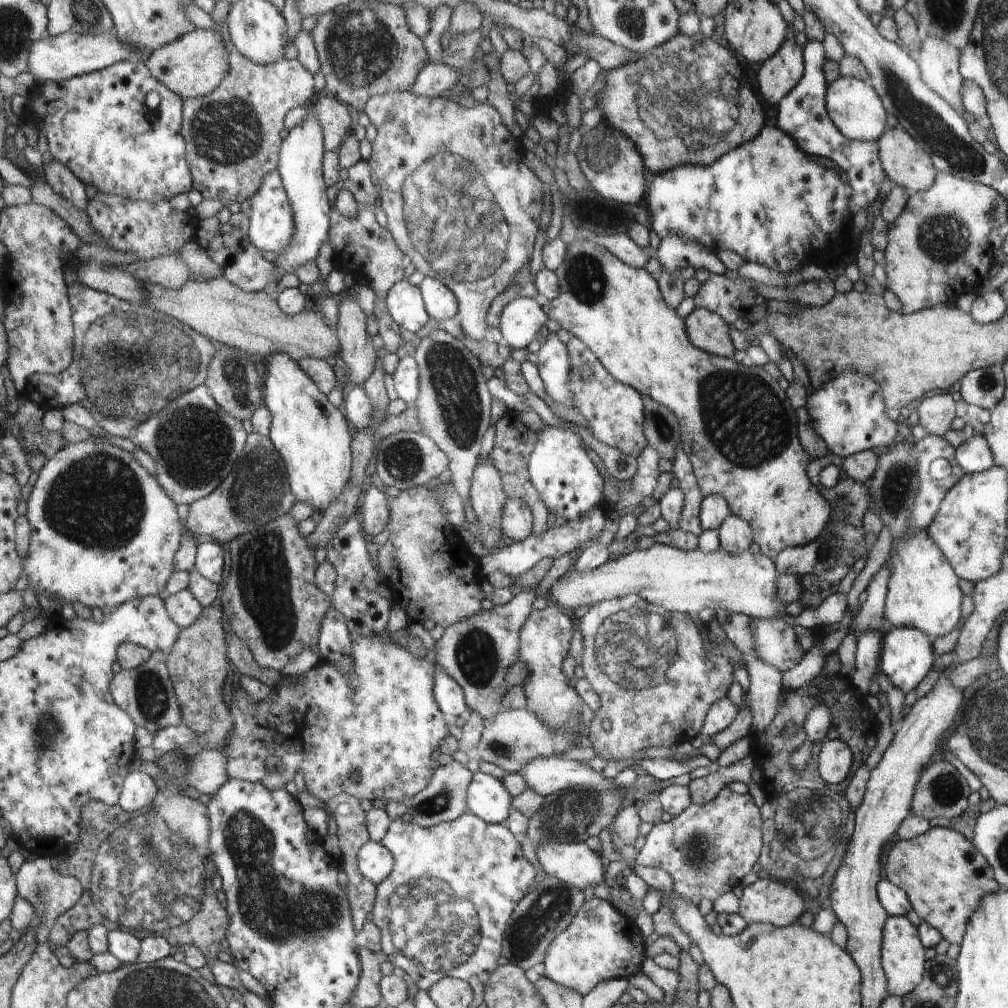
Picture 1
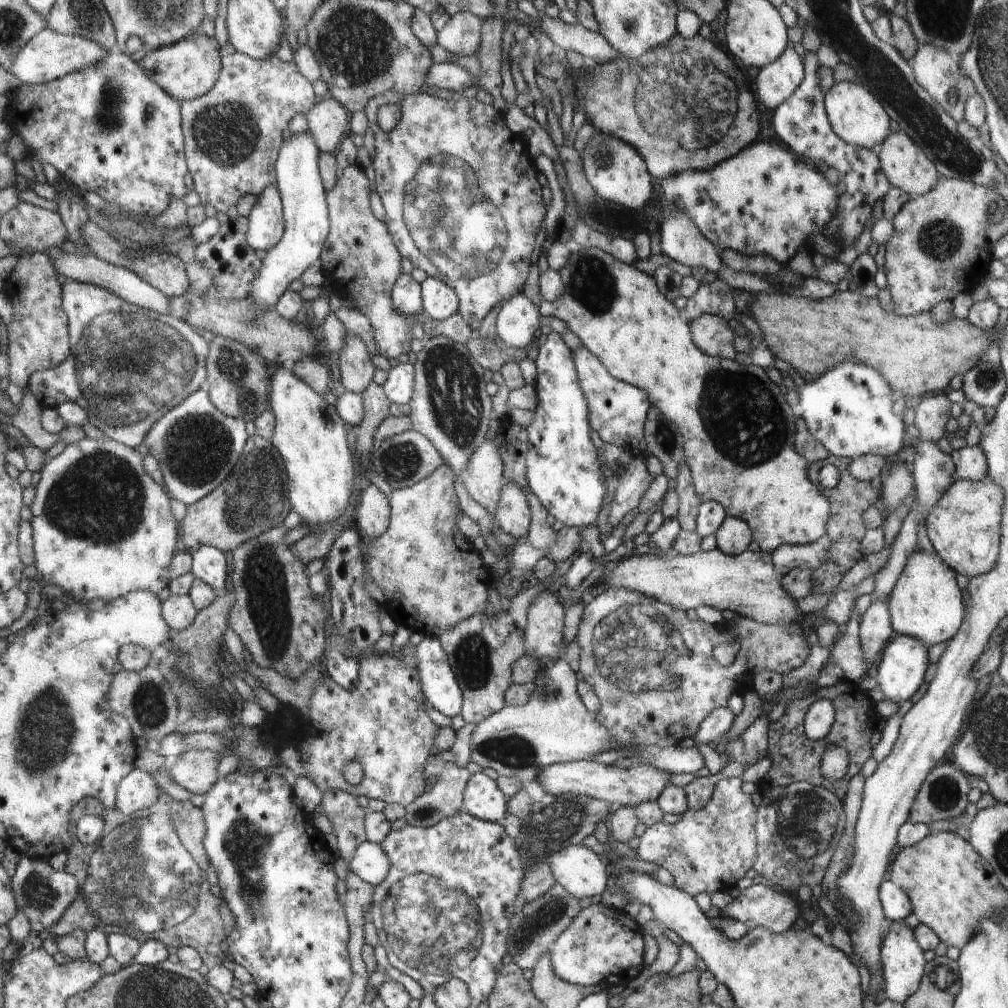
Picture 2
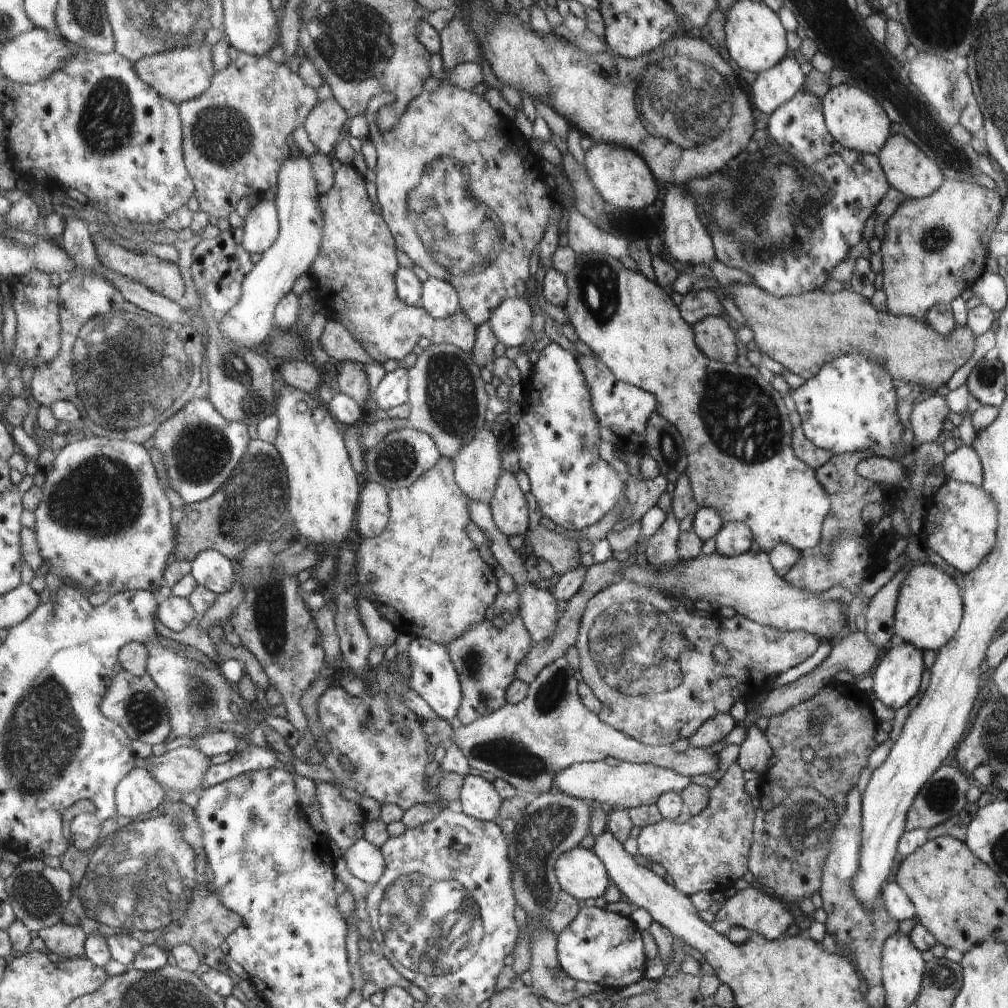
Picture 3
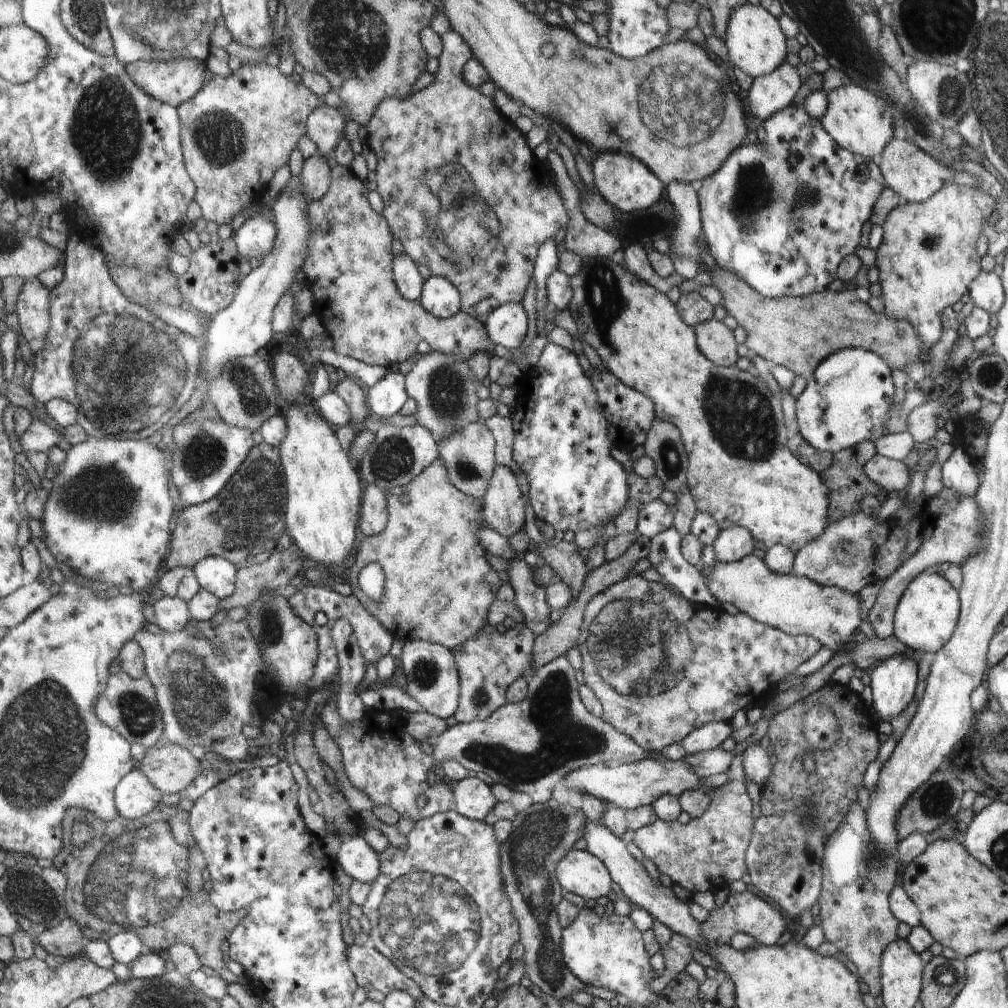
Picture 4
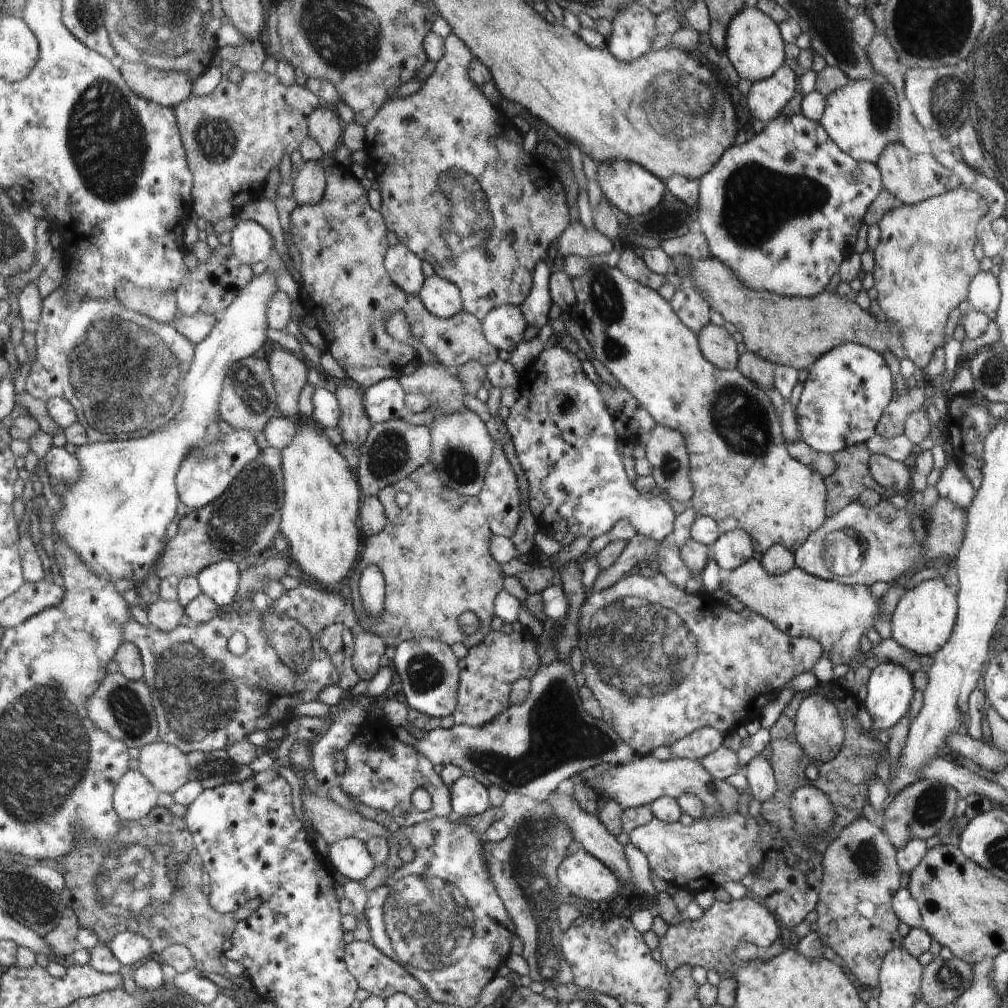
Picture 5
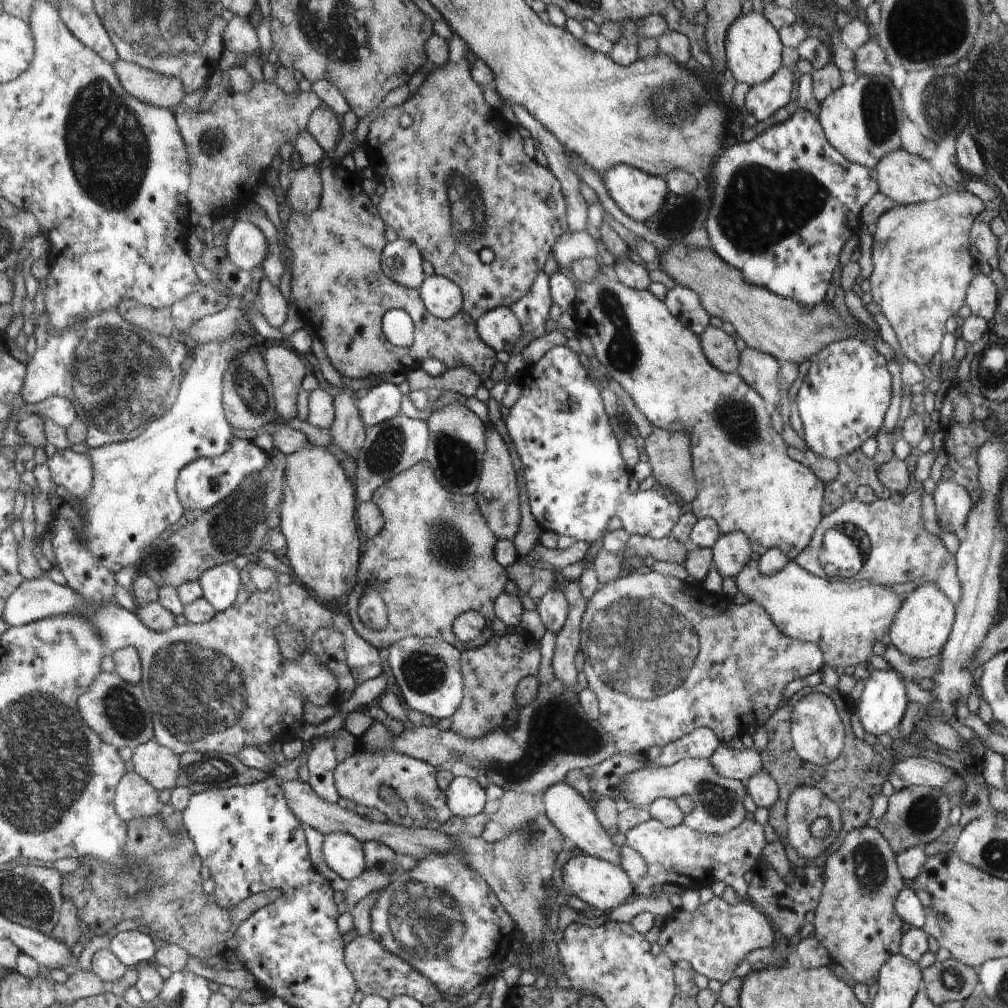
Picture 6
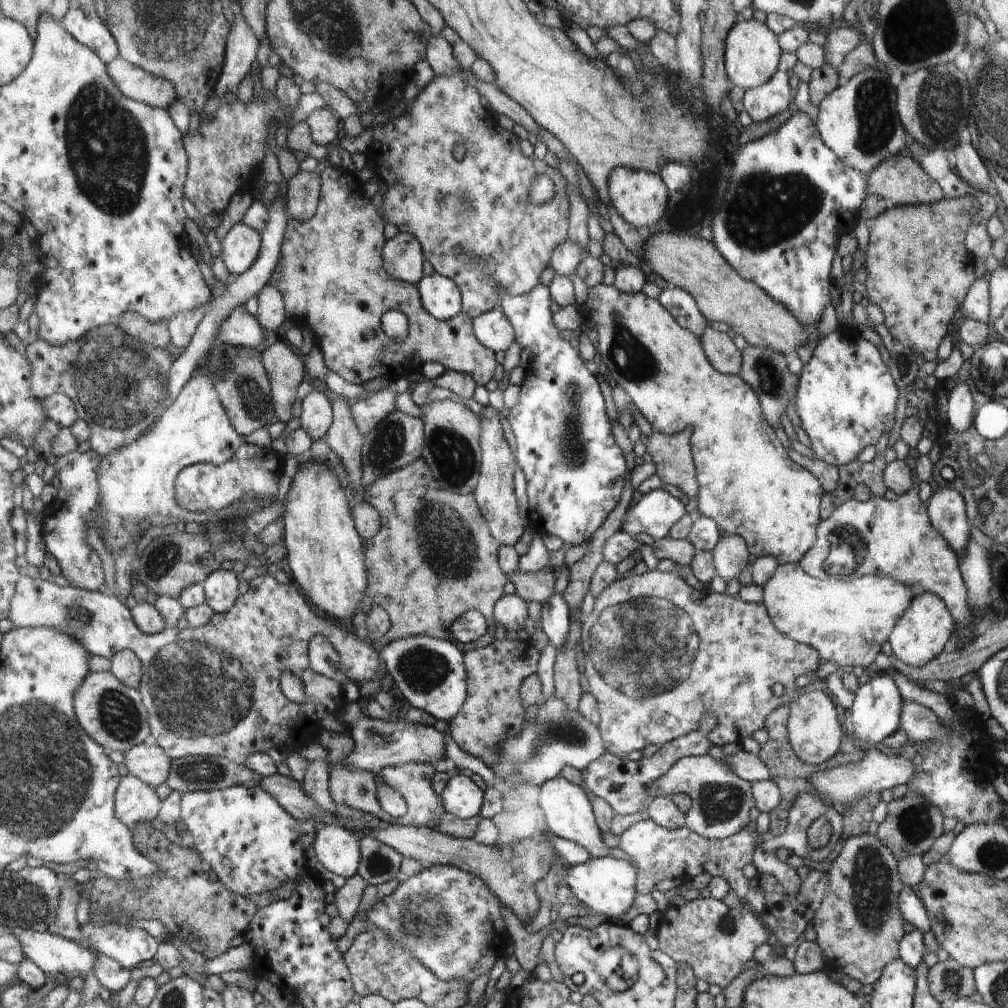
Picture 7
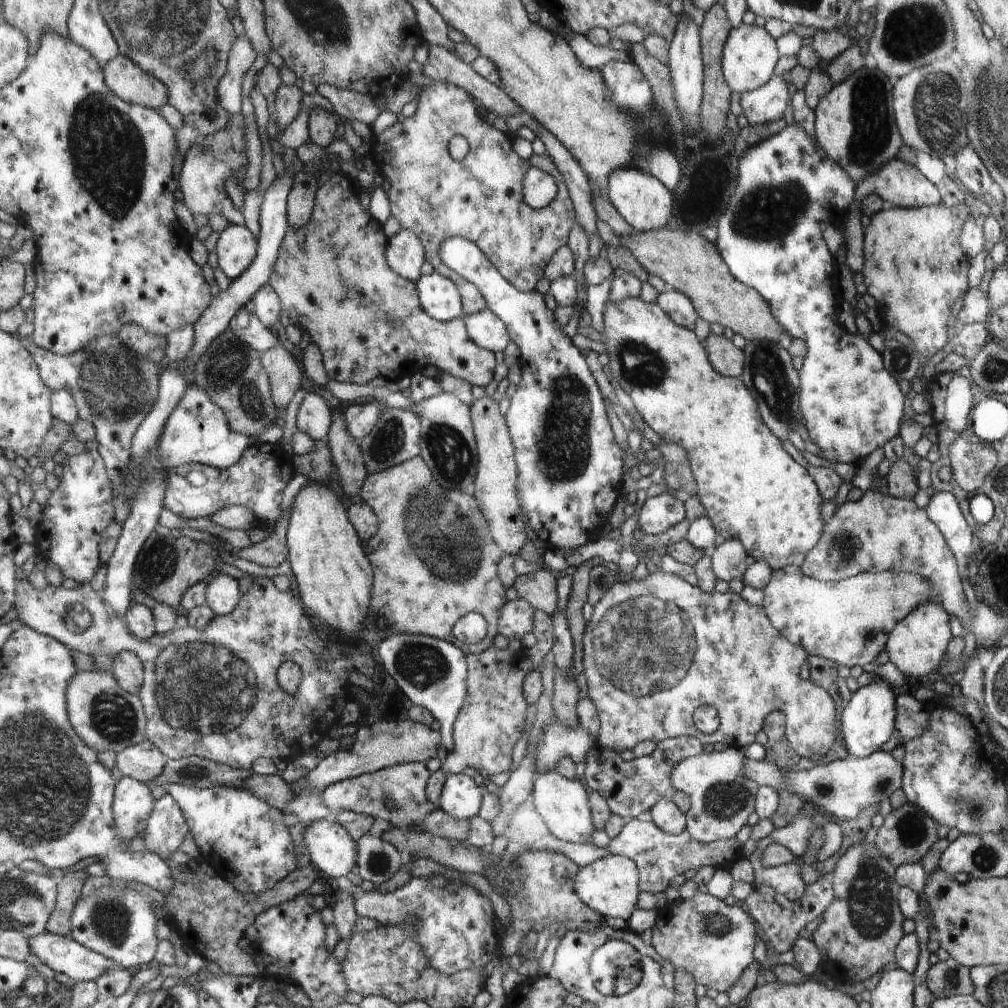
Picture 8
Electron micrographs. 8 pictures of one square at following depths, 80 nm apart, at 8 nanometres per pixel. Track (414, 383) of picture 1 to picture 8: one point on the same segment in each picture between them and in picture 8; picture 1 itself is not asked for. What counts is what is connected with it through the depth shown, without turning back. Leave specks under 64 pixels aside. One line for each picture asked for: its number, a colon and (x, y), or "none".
2: (399, 387)
3: (393, 390)
4: (386, 398)
5: (384, 401)
6: (380, 403)
7: (372, 408)
8: (361, 418)

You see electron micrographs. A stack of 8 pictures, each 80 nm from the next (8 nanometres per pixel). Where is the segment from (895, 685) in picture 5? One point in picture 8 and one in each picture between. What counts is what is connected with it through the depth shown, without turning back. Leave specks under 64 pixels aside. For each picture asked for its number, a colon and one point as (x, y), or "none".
6: (881, 706)
7: (876, 711)
8: (868, 719)

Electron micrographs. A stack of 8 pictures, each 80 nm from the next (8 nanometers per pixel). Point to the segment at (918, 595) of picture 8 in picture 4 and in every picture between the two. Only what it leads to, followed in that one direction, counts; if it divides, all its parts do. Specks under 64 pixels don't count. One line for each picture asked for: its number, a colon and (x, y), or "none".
4: (796, 605)
5: (836, 615)
6: (841, 616)
7: (846, 620)

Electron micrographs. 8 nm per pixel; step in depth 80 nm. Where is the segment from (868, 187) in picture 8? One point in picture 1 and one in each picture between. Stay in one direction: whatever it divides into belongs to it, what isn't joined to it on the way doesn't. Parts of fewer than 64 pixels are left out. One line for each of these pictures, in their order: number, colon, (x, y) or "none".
1: (906, 162)
2: (906, 164)
3: (909, 169)
4: (914, 174)
5: (911, 177)
6: (908, 179)
7: (899, 179)

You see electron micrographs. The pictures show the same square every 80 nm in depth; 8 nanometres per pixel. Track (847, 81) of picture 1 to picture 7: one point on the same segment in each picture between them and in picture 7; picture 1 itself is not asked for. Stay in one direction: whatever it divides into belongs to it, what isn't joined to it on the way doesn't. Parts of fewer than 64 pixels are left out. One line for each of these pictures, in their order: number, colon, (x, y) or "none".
2: (856, 114)
3: (855, 118)
4: (858, 119)
5: (862, 117)
6: (863, 119)
7: (859, 121)

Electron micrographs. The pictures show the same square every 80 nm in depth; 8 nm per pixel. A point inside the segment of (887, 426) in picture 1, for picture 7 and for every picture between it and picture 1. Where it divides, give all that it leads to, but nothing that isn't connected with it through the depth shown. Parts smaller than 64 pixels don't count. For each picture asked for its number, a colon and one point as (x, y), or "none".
2: (849, 409)
3: (850, 406)
4: (847, 400)
5: (847, 390)
6: (842, 401)
7: (845, 397)

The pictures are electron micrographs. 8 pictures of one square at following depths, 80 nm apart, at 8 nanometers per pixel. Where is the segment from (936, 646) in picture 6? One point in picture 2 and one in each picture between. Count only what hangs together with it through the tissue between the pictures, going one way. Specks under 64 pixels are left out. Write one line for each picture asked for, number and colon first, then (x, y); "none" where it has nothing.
2: (925, 603)
3: (928, 612)
4: (926, 616)
5: (923, 621)

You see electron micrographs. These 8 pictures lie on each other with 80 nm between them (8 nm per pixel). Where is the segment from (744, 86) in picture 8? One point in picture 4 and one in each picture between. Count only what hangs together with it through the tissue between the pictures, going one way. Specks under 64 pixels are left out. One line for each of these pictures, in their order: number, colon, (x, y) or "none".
4: (755, 42)
5: (755, 47)
6: (753, 50)
7: (752, 51)

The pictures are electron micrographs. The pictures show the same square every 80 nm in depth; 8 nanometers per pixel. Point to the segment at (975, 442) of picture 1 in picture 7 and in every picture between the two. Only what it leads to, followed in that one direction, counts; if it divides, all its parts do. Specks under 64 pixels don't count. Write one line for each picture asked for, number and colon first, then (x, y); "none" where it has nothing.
2: (970, 461)
3: (963, 465)
4: (958, 472)
5: (953, 483)
6: (953, 502)
7: (947, 509)

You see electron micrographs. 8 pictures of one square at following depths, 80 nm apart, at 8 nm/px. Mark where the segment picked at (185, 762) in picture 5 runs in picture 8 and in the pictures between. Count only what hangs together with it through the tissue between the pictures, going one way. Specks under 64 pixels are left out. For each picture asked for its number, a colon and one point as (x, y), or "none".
6: (159, 764)
7: (149, 761)
8: (145, 762)

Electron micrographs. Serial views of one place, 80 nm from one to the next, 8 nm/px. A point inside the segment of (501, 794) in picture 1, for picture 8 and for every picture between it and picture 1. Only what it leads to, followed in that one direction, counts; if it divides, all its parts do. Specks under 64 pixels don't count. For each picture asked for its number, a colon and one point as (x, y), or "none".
2: (482, 797)
3: (478, 798)
4: (474, 799)
5: (469, 798)
6: (466, 797)
7: (461, 797)
8: (460, 797)

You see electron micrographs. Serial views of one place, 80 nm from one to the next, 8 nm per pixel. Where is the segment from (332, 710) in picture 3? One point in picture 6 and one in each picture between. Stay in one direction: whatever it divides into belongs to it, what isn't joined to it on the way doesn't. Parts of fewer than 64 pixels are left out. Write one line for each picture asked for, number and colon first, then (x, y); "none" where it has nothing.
4: (380, 757)
5: (382, 772)
6: (358, 778)

